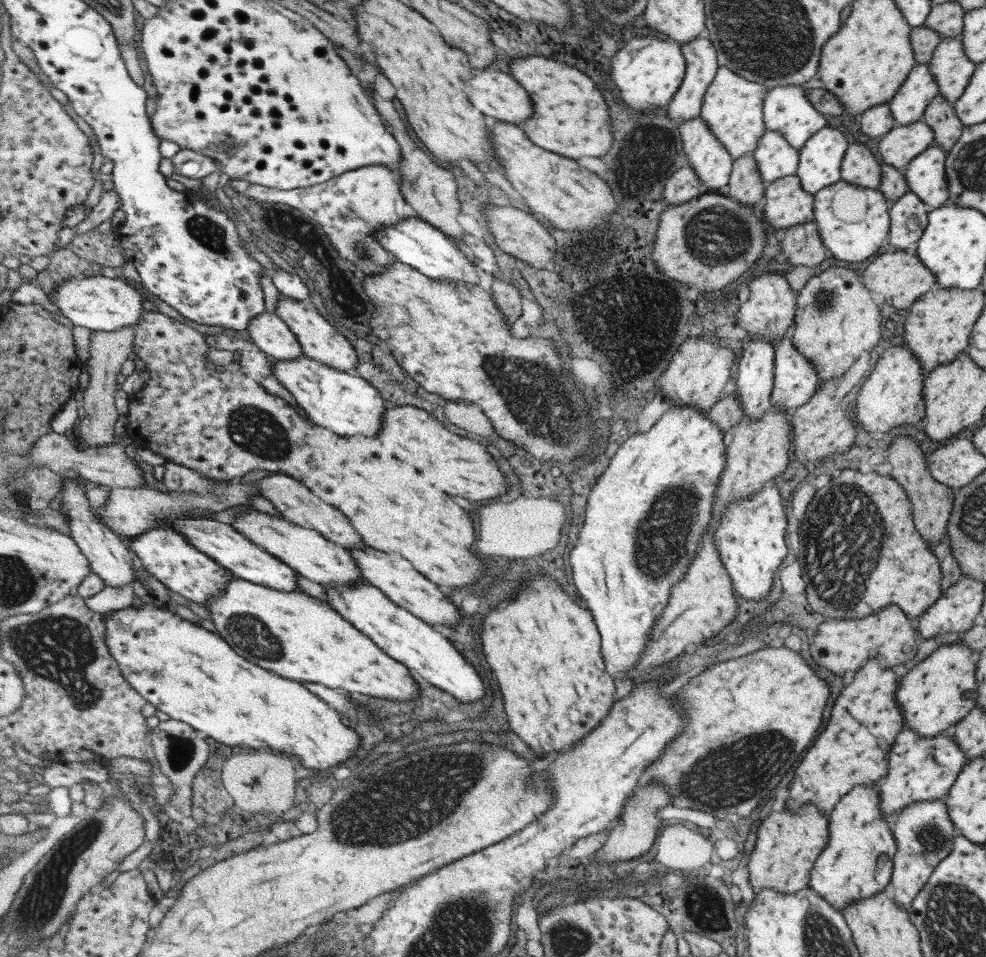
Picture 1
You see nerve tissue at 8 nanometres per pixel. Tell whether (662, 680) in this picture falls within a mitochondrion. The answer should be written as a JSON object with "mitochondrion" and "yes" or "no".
{"mitochondrion":"no"}

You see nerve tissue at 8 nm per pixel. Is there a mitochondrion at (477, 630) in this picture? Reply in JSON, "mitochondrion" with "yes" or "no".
{"mitochondrion":"no"}

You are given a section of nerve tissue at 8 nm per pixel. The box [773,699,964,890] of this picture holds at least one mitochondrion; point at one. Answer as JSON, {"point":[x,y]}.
{"point":[931,838]}

